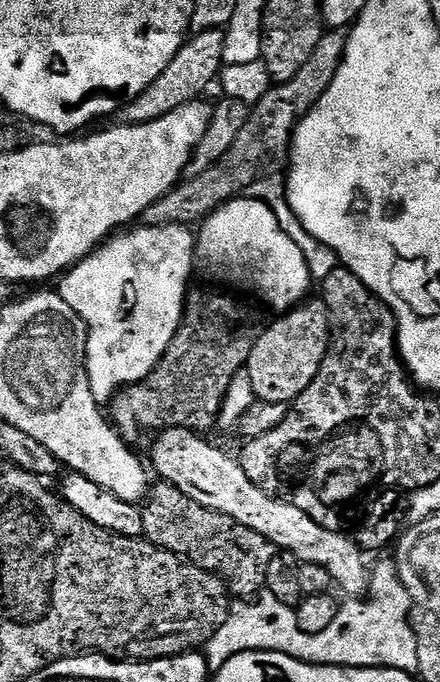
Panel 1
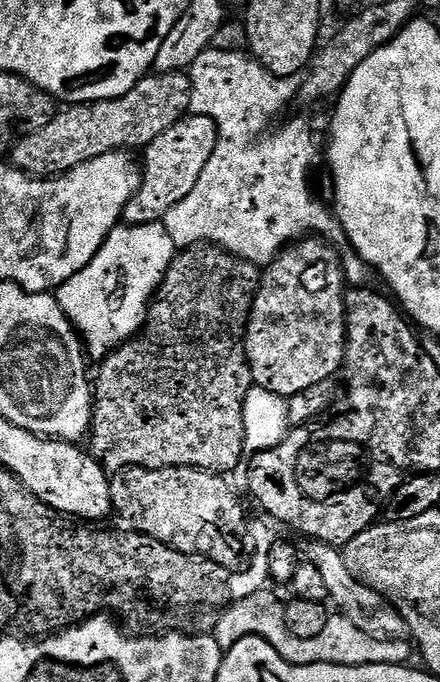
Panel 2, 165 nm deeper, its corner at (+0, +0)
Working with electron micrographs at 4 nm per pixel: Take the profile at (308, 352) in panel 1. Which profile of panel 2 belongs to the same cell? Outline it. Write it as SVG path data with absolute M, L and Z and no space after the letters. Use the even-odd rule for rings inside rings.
M301 238L287 245L284 251L263 269L244 338L244 348L248 352L248 365L255 387L287 398L302 394L302 390L315 386L317 382L333 379L343 369L345 291L344 272L340 268L336 249L319 238Z

